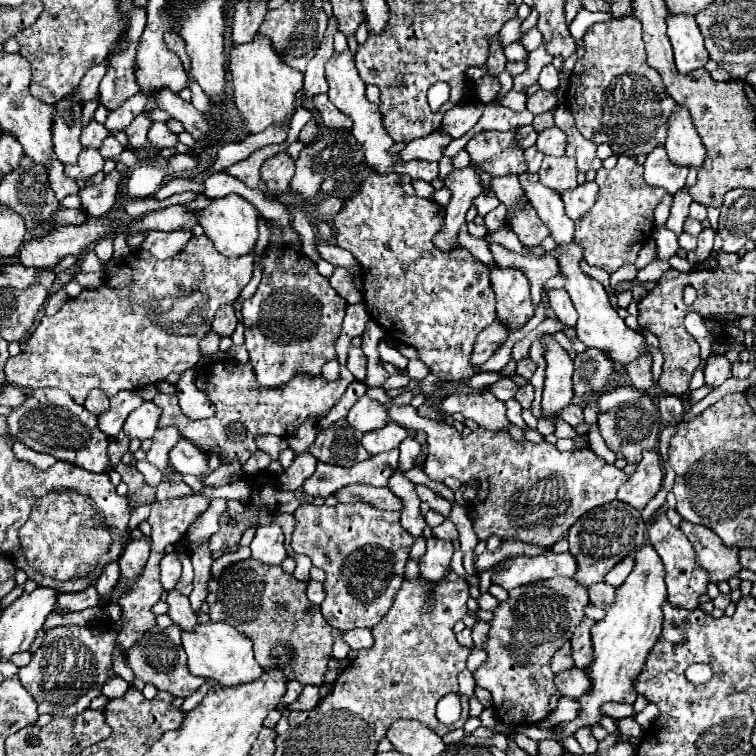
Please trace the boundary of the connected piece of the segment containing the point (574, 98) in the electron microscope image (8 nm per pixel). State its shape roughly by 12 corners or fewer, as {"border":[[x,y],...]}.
{"border":[[636,17],[594,23],[570,75],[576,129],[614,155],[664,143],[676,107]]}

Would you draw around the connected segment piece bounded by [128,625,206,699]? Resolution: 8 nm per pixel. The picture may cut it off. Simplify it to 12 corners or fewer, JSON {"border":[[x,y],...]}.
{"border":[[176,625],[154,627],[128,651],[144,683],[188,697],[206,679],[186,667]]}

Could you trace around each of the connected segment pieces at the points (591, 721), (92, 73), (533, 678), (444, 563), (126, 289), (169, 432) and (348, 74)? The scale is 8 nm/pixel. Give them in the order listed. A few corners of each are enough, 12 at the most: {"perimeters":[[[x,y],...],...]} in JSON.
{"perimeters":[[[652,545],[590,629],[592,693],[582,715],[600,705],[634,703],[634,679],[662,631],[664,563]],[[106,63],[84,75],[78,93],[68,99],[76,103],[96,99]],[[574,579],[494,609],[472,675],[498,721],[536,725],[562,697],[550,659],[584,617]],[[428,539],[422,577],[440,581],[450,569],[452,545]],[[254,253],[128,255],[6,361],[78,405],[184,373]],[[174,426],[158,428],[147,461],[166,475],[171,448],[181,439]],[[350,49],[326,63],[330,101],[352,119],[378,173],[436,179],[438,163],[394,163],[378,105],[364,95]]]}

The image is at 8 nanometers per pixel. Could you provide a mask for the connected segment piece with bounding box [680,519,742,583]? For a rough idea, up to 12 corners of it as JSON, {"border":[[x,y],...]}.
{"border":[[680,521],[712,583],[736,577],[738,549],[702,525]]}

